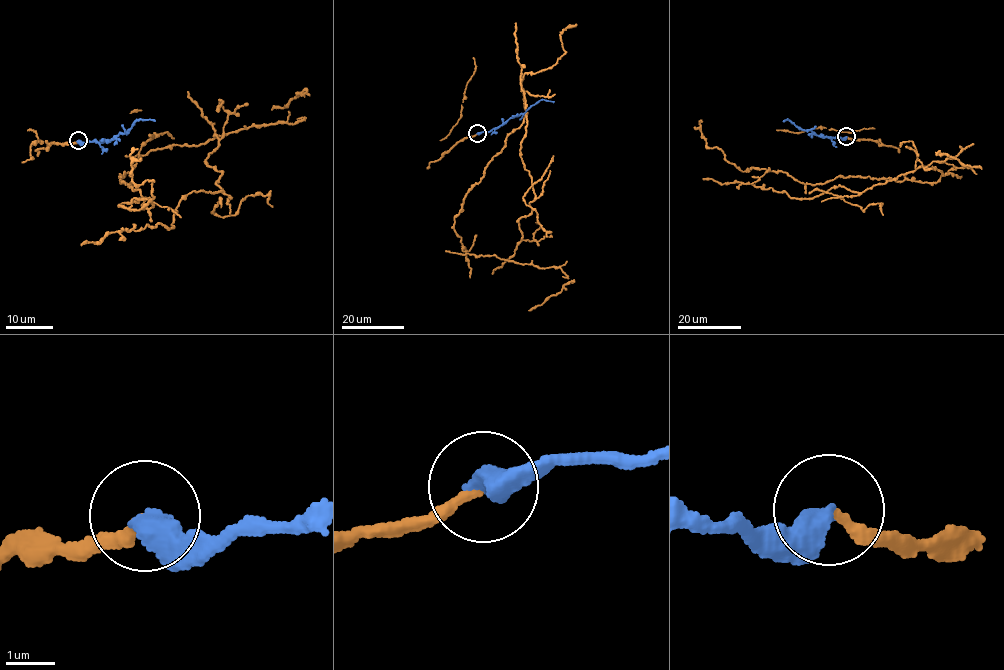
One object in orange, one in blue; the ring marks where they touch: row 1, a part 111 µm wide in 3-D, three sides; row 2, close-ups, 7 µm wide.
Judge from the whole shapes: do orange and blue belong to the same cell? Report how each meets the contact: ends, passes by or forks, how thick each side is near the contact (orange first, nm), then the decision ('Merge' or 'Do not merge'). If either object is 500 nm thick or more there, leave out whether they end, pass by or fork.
Thickness 190 nm (orange) against 500 nm. Merge

